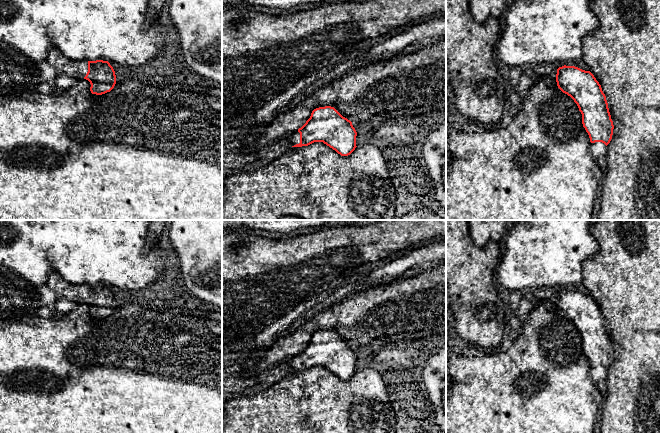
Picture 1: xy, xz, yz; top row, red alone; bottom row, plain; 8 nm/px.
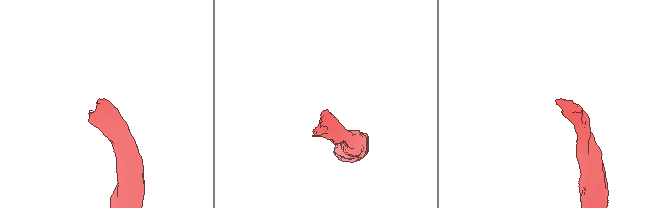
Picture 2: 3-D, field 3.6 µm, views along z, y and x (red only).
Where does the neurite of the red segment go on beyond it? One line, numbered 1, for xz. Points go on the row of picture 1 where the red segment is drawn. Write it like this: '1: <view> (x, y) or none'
1: xz (293, 138)

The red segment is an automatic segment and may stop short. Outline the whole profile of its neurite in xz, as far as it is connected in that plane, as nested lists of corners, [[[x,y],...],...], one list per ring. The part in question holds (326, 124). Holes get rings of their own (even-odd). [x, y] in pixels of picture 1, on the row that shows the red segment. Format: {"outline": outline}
{"outline": [[[319,107],[296,132],[288,134],[285,144],[290,147],[308,146],[323,142],[341,156],[350,155],[356,146],[357,132],[352,122],[334,107]]]}

